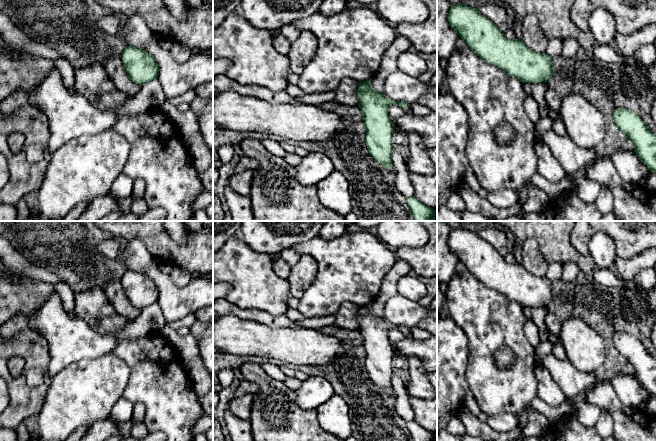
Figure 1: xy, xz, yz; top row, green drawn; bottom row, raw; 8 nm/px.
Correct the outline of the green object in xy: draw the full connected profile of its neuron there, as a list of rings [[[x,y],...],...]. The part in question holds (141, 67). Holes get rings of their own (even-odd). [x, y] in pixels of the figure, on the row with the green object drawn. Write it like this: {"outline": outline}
{"outline": [[[126,45],[120,57],[134,83],[141,86],[158,78],[160,68],[155,58],[145,50]]]}

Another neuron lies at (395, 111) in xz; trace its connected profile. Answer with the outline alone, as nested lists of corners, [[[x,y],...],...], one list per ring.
[[[392,104],[389,107],[388,112],[390,117],[392,118],[398,118],[405,113],[398,105],[395,105],[395,104]]]

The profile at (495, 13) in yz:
[[[487,2],[486,4],[481,5],[478,10],[482,15],[494,23],[503,33],[508,30],[508,15],[500,5],[494,2]]]

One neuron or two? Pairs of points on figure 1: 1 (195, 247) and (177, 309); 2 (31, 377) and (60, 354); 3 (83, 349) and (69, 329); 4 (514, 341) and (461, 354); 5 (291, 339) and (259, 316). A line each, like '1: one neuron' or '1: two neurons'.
1: two neurons
2: two neurons
3: one neuron
4: two neurons
5: two neurons

